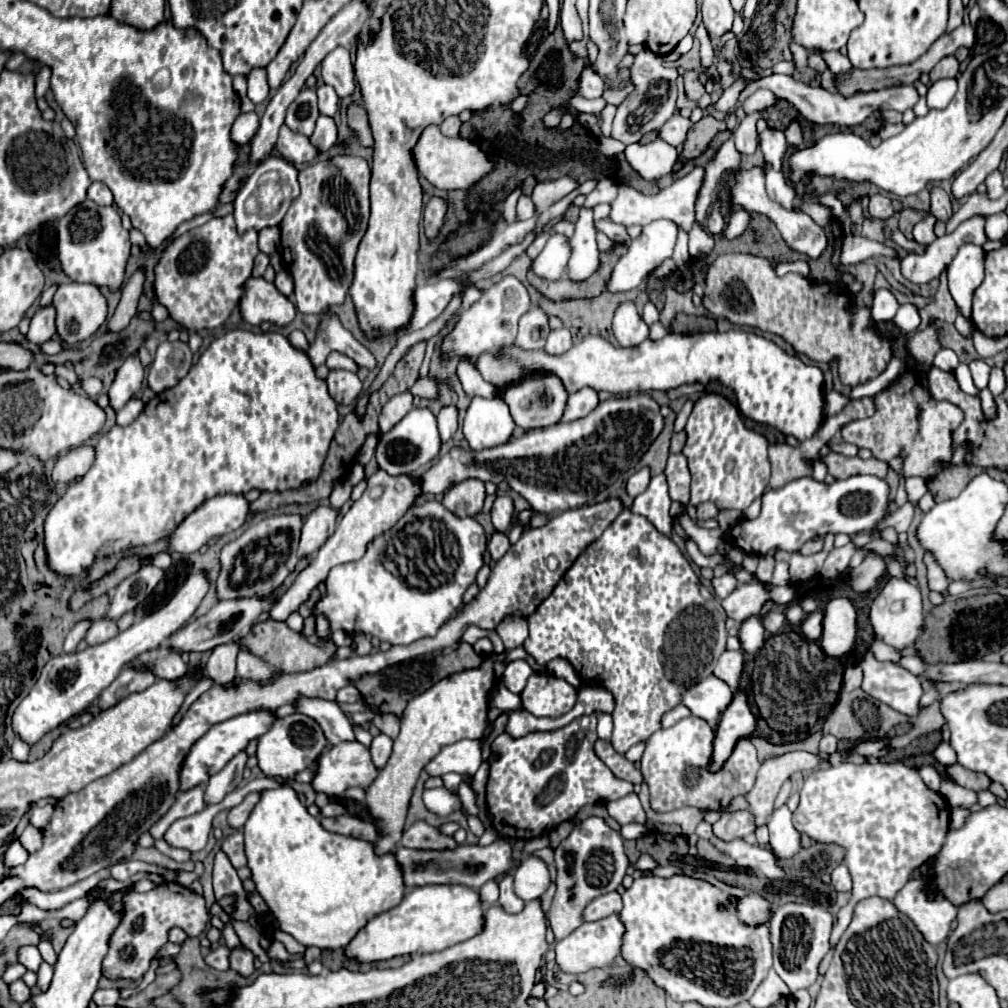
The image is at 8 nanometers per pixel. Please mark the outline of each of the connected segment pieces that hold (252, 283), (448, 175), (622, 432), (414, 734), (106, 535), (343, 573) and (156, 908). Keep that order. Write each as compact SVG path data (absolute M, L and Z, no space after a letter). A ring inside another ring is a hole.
M262 277L248 279L240 299L240 311L244 321L252 325L268 321L276 327L286 327L296 317L296 305L282 295L274 283L268 283Z
M428 125L416 147L414 147L414 159L418 173L426 177L436 189L472 189L474 181L482 181L490 169L494 169L494 161L490 161L490 153L482 153L482 145L474 139L464 137L446 137L440 133L436 125Z
M632 395L626 399L610 397L578 421L532 429L494 449L472 451L454 447L442 455L436 465L424 471L418 483L422 485L422 495L440 495L470 477L496 485L504 479L534 511L550 515L562 513L592 503L594 497L620 479L620 475L632 471L662 427L664 419L658 405L648 395Z
M508 651L486 655L478 667L444 677L442 681L434 683L430 689L426 689L408 703L406 711L400 717L400 735L394 739L392 757L366 791L366 803L382 831L382 839L376 843L376 853L388 853L396 849L402 837L412 789L424 765L432 757L436 757L444 745L456 743L460 739L482 737L488 713L486 697L490 695L494 683L502 677L502 671L506 667L506 653Z
M228 331L226 335L214 339L210 347L200 355L198 363L192 365L188 375L172 389L164 391L158 395L160 399L152 399L146 403L144 411L138 415L134 423L128 427L114 425L108 433L104 433L98 443L96 443L96 461L90 467L90 471L74 481L66 495L52 507L52 511L46 517L44 531L46 531L46 553L48 553L48 563L50 567L60 573L60 575L72 575L78 577L84 569L88 569L98 555L112 555L114 551L124 551L134 545L150 545L158 539L166 539L178 523L192 513L198 505L202 505L206 499L216 497L218 493L246 493L250 489L260 489L260 491L288 491L288 489L300 489L308 483L314 483L320 473L324 459L328 455L330 443L334 439L334 433L338 429L338 413L336 413L336 401L328 395L326 381L318 379L314 375L314 367L308 359L308 355L296 347L290 345L290 341L280 335L280 333L250 333L250 331Z
M438 501L412 505L408 515L400 519L400 523L394 529L386 531L380 541L373 541L368 545L362 559L350 561L346 565L336 565L334 569L330 569L326 579L326 593L316 601L312 615L304 619L302 635L304 637L316 635L316 615L324 615L330 623L330 631L342 629L348 635L366 633L378 637L380 641L388 641L392 645L408 645L416 639L432 637L440 629L440 625L446 623L452 617L452 613L456 613L462 607L462 593L470 583L474 583L474 577L482 567L484 549L486 549L484 529L472 517L460 519ZM408 521L436 523L434 529L428 527L428 535L432 535L434 551L440 551L442 547L442 539L438 541L438 537L442 535L446 537L444 555L430 555L430 559L434 557L434 561L430 561L432 565L424 569L426 583L422 583L422 577L418 577L420 579L418 583L412 583L408 581L406 575L390 573L384 567L386 547L390 545L390 539L400 531L400 525L408 525ZM438 521L444 525L444 531L440 531ZM410 585L418 585L418 587L410 587Z
M160 883L148 893L126 893L126 917L122 925L110 935L110 949L102 961L102 975L116 979L138 981L150 969L152 959L168 941L168 931L172 927L182 927L190 937L198 937L208 923L208 911L202 895L196 895L180 883Z

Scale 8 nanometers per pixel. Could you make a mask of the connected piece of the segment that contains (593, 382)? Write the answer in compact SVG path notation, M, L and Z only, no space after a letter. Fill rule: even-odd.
M742 329L694 335L670 331L660 341L646 339L630 349L614 347L608 339L590 335L560 357L544 351L524 351L510 345L498 353L486 353L478 357L476 367L492 385L518 381L528 369L554 373L562 379L568 393L574 393L582 387L608 391L612 395L650 389L666 391L684 383L706 385L708 381L716 379L734 389L738 395L738 409L744 417L772 425L784 435L794 435L796 439L804 441L810 439L824 423L824 373L820 367L806 365L800 361L800 357L782 351L774 341Z

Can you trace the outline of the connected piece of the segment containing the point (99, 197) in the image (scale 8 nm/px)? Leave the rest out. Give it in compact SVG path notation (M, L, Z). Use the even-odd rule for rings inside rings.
M94 181L94 183L90 185L90 189L88 189L88 199L92 199L92 201L98 203L98 205L114 205L114 197L112 197L110 189L108 189L104 183L100 183L100 181Z

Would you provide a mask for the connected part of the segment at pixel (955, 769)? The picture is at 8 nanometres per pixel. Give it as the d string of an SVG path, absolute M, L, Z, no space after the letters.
M952 765L948 767L948 775L962 787L968 787L968 789L974 789L974 791L986 791L990 789L992 781L990 777L986 777L986 773L976 773L976 771L970 771L962 765Z

